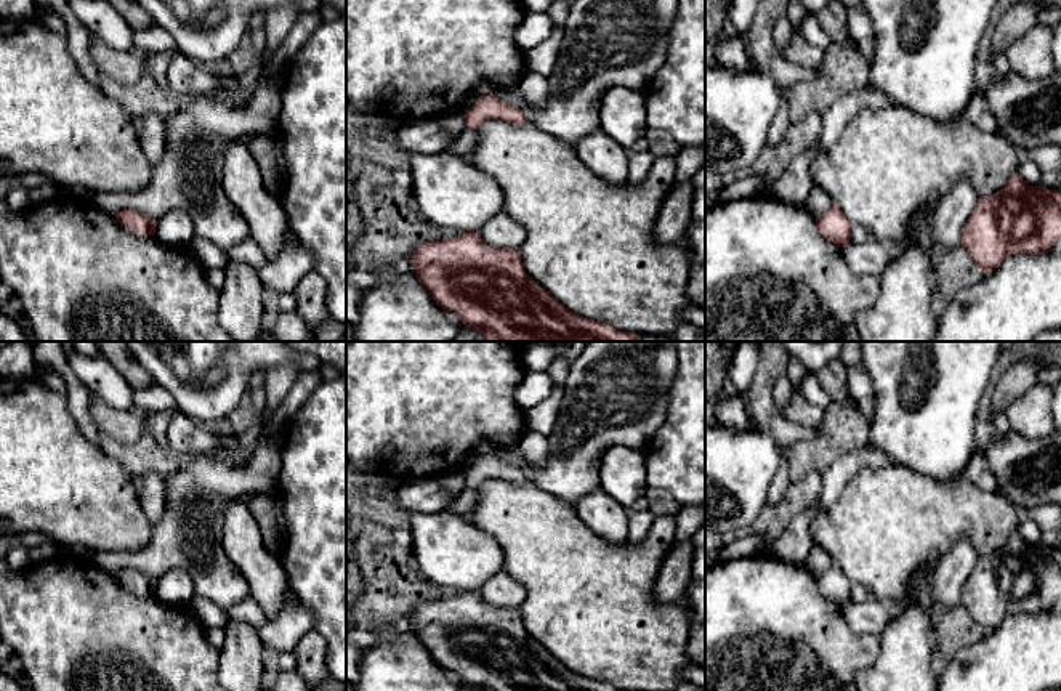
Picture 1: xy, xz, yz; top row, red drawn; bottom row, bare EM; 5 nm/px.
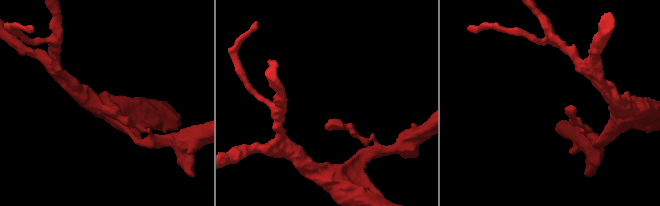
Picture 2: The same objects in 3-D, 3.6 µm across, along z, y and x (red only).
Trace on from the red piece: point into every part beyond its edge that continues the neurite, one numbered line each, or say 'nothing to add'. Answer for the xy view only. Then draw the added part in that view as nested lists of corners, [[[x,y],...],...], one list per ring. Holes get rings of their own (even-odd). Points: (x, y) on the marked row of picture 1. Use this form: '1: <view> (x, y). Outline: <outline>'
nothing to add

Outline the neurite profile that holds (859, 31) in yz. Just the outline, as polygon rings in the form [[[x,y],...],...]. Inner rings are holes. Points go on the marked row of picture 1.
[[[862,6],[846,10],[846,37],[856,45],[862,58],[873,56],[873,27]]]

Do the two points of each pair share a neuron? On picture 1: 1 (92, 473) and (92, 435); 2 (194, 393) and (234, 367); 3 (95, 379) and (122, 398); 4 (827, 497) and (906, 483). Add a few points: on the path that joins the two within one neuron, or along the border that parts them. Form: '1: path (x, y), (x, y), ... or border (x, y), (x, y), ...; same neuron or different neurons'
1: border (69, 412), (77, 428), (96, 444); different neurons
2: path (204, 388), (225, 367); same neuron
3: path (101, 379), (116, 391); same neuron
4: border (863, 467), (847, 483), (843, 491), (811, 521); different neurons

